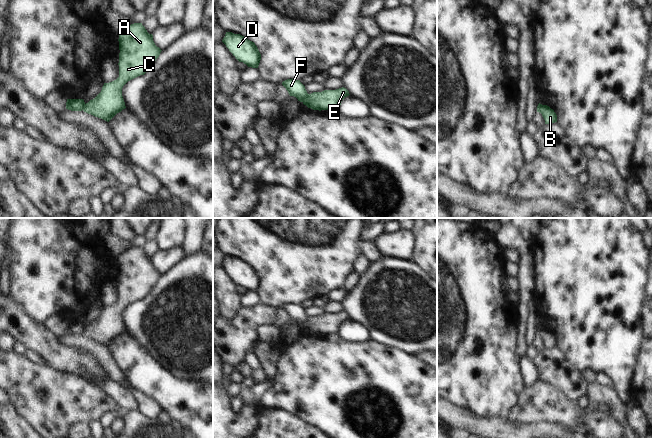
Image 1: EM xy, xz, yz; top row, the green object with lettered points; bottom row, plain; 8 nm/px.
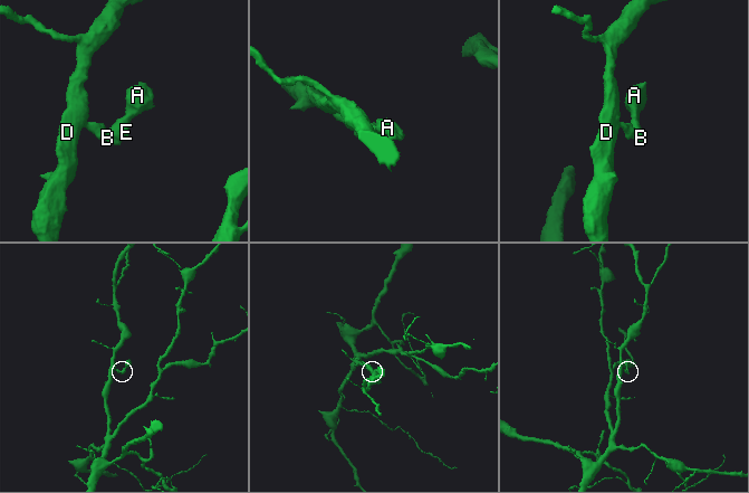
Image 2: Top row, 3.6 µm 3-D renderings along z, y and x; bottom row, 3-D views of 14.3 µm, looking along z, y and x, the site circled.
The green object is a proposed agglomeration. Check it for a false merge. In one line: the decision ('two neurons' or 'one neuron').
two neurons

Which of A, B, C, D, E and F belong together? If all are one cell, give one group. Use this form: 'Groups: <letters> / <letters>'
Groups: A B C E / D F.

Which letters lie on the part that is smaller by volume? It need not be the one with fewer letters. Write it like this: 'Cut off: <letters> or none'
Cut off: A, B, C, E

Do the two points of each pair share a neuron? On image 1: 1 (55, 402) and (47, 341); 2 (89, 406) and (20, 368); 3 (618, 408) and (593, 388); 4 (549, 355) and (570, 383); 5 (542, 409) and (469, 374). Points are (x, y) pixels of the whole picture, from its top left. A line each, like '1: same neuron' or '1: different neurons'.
1: different neurons
2: same neuron
3: same neuron
4: same neuron
5: different neurons

